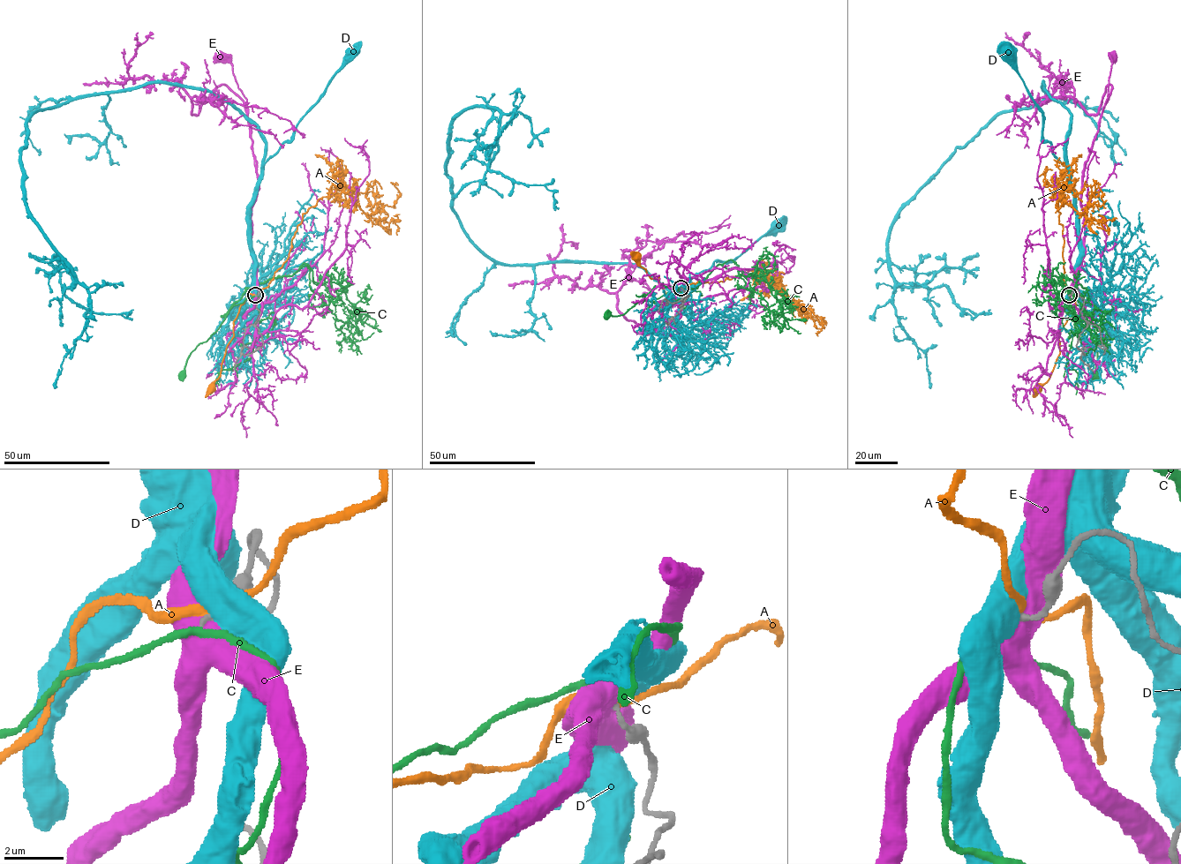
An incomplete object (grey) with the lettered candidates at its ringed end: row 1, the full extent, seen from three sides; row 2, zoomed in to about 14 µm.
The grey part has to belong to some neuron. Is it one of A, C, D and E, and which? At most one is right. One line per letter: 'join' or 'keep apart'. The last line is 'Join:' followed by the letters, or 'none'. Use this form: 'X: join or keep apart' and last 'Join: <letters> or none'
A: keep apart
C: keep apart
D: keep apart
E: keep apart
Join: none

